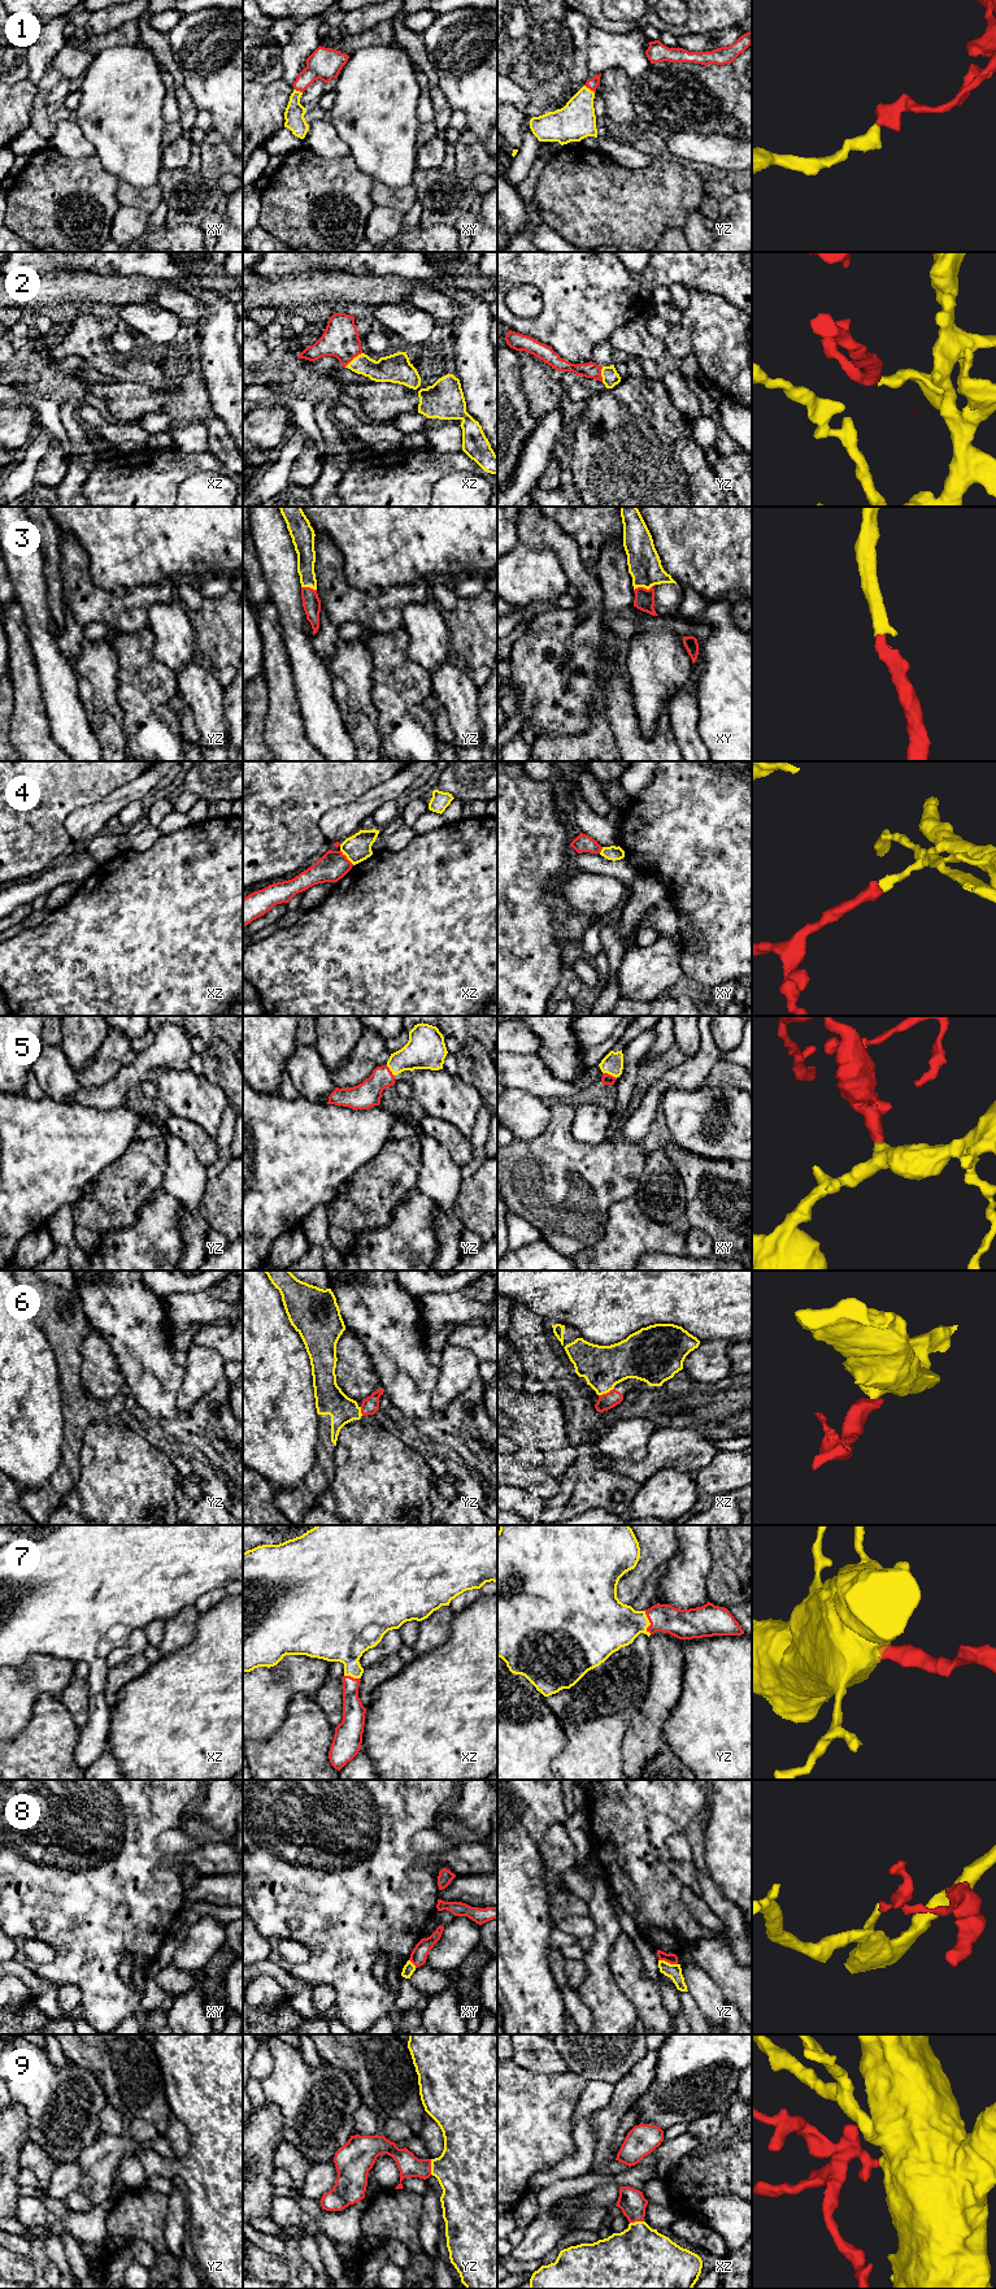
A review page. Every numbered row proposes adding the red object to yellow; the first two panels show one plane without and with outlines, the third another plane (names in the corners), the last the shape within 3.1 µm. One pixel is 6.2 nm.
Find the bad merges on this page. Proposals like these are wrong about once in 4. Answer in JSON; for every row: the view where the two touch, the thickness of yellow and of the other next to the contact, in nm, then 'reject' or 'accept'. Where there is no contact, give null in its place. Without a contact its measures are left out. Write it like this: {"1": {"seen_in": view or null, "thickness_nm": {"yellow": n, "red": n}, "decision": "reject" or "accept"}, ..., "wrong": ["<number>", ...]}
{"1": {"seen_in": "yz", "thickness_nm": {"yellow": 240, "red": 70}, "decision": "accept"}, "2": {"seen_in": "xz", "thickness_nm": {"yellow": 170, "red": 220}, "decision": "accept"}, "3": {"seen_in": "xy", "thickness_nm": {"yellow": 200, "red": 130}, "decision": "accept"}, "4": {"seen_in": "xz", "thickness_nm": {"yellow": 160, "red": 180}, "decision": "reject"}, "5": {"seen_in": "xy", "thickness_nm": {"yellow": 130, "red": 70}, "decision": "accept"}, "6": {"seen_in": "xz", "thickness_nm": {"yellow": 260, "red": 100}, "decision": "accept"}, "7": {"seen_in": "yz", "thickness_nm": {"yellow": 320, "red": 190}, "decision": "accept"}, "8": {"seen_in": "yz", "thickness_nm": {"yellow": 90, "red": 60}, "decision": "reject"}, "9": {"seen_in": "yz", "thickness_nm": {"yellow": 420, "red": 140}, "decision": "accept"}, "wrong": ["4", "8"]}

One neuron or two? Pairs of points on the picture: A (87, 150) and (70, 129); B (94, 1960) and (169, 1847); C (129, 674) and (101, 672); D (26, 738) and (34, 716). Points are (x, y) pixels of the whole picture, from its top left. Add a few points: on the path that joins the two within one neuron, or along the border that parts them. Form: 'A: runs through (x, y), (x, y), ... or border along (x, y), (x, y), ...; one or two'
A: runs through (82, 144), (72, 134); one
B: border along (178, 1827), (157, 1840), (157, 1847), (170, 1859); two
C: border along (109, 643), (117, 655), (117, 700), (120, 703); two
D: runs through (29, 733), (29, 721); one

